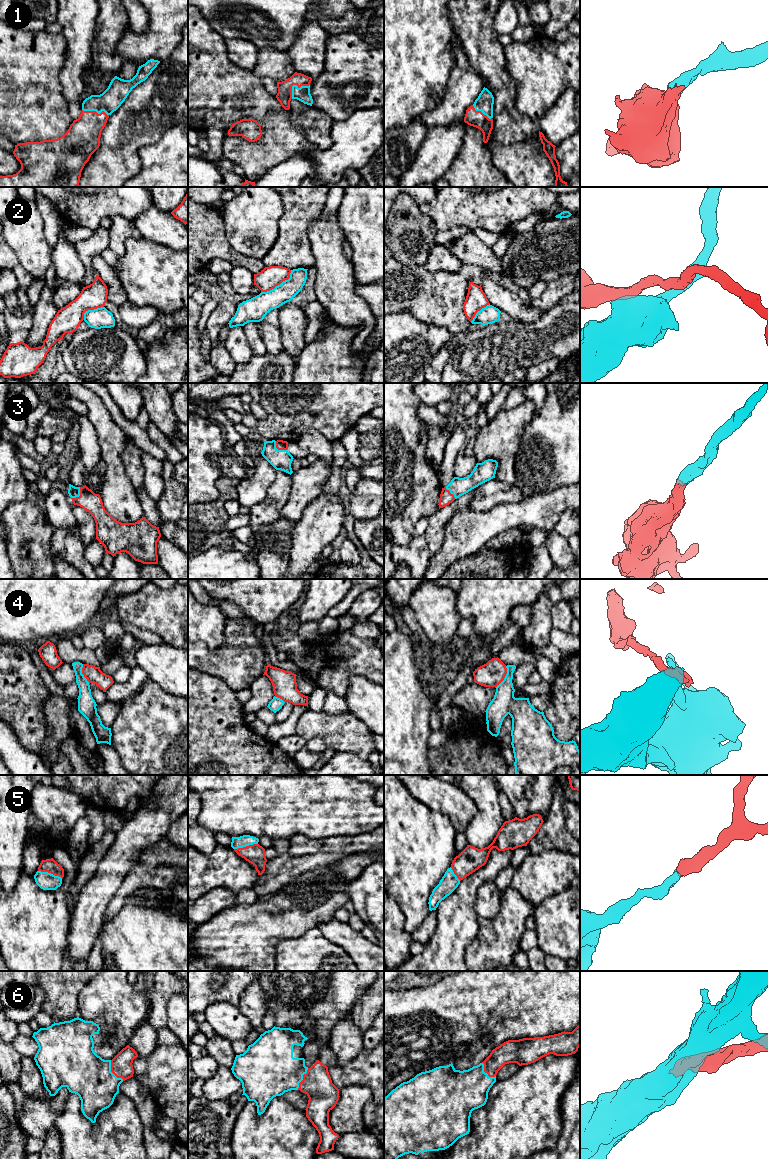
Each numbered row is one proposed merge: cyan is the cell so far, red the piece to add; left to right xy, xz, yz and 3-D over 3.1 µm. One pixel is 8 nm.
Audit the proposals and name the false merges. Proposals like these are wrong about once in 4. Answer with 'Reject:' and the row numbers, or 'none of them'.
Reject: 2, 4

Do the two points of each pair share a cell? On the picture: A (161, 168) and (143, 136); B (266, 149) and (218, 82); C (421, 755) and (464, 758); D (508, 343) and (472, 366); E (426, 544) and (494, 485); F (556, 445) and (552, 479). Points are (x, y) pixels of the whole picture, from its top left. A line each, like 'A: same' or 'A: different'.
A: different
B: same
C: different
D: same
E: same
F: same

